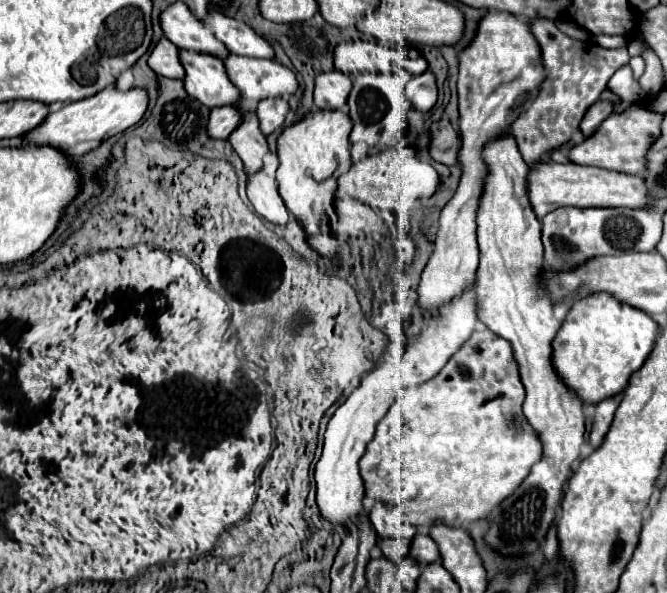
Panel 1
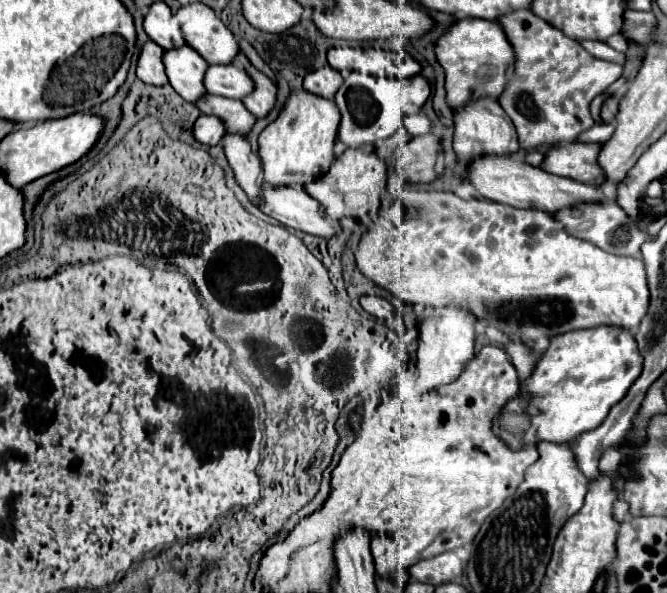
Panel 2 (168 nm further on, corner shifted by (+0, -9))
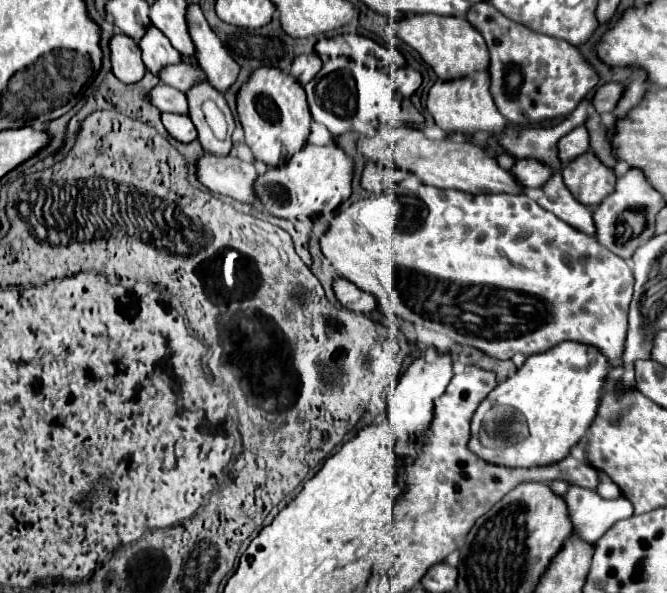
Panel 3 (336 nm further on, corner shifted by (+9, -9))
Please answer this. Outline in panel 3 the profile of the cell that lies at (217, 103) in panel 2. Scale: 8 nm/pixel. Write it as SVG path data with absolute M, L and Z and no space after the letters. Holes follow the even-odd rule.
M158 84L150 92L150 100L162 112L176 112L176 114L186 114L186 116L190 114L190 108L186 104L186 94L178 92L176 88L170 88L168 84Z

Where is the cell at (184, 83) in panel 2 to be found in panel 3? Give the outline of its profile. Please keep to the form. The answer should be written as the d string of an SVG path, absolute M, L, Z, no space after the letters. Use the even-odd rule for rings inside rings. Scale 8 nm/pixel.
M150 26L144 34L144 38L140 40L140 50L142 50L142 60L144 60L146 68L154 76L158 76L158 72L162 68L166 68L166 64L182 62L182 54L154 26Z

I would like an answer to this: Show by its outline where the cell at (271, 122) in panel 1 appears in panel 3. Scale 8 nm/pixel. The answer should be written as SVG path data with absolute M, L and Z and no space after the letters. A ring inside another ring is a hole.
M188 4L188 26L196 46L198 64L206 72L210 84L214 84L218 92L226 94L240 74L236 60L230 56L230 52L226 52L222 40L218 40L214 30L208 26L198 4Z

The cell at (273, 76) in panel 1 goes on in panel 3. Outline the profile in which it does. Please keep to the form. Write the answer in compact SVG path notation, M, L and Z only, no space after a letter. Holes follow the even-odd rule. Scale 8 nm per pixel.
M180 62L180 64L164 68L160 74L160 80L186 92L186 88L194 88L194 84L198 84L198 80L206 80L206 74L202 72L202 66L198 62L196 64Z

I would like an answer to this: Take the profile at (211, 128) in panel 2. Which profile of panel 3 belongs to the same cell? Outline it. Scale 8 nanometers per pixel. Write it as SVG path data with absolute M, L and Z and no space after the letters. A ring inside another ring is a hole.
M162 114L162 122L168 130L168 134L172 138L176 138L178 142L192 142L196 140L196 132L194 132L194 124L190 120L190 116L182 116L182 114Z

